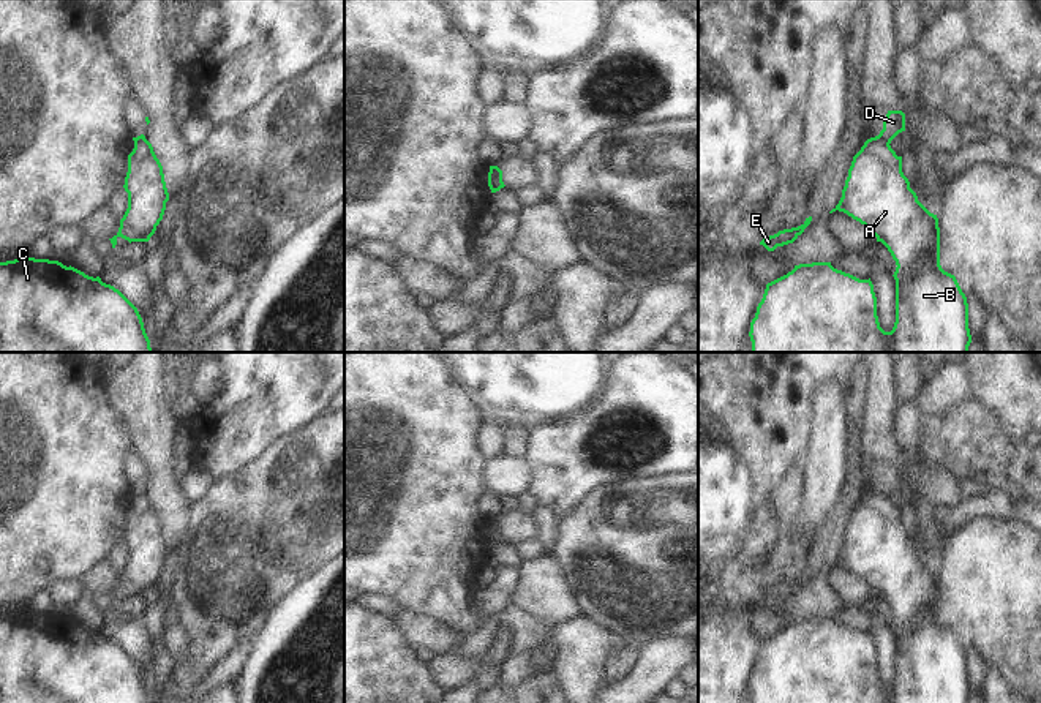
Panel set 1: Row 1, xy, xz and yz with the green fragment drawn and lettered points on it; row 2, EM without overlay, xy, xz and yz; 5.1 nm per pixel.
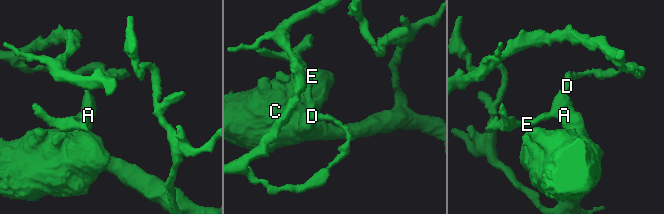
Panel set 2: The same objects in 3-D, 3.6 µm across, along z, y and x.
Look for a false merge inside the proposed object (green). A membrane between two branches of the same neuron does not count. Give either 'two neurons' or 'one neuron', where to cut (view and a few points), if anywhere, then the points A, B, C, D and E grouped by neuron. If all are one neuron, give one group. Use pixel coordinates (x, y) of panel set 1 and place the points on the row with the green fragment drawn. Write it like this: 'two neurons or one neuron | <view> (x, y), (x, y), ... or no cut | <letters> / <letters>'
two neurons | yz (871, 138), (888, 144) | A B C E / D

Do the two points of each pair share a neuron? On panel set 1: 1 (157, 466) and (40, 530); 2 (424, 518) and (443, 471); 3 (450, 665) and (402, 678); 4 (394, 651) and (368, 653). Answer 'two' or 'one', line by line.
1: two
2: one
3: two
4: one

